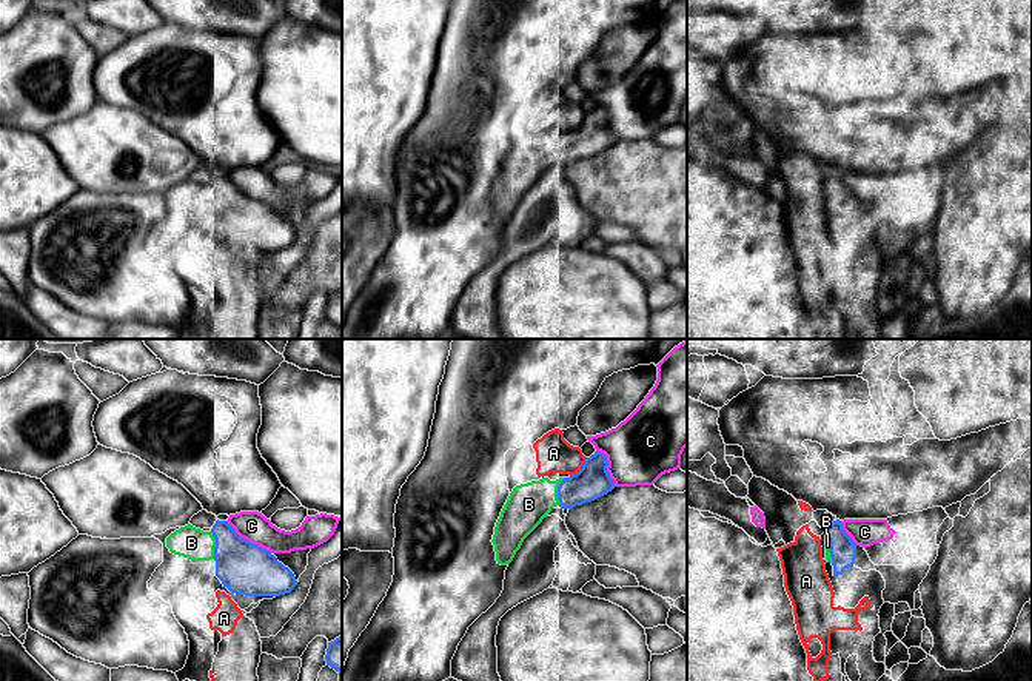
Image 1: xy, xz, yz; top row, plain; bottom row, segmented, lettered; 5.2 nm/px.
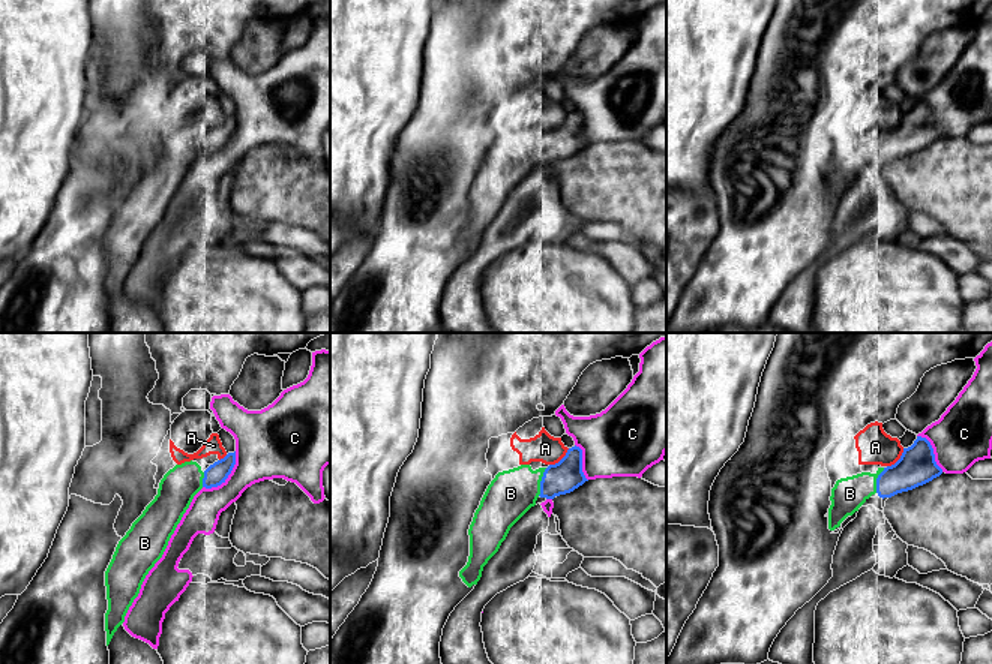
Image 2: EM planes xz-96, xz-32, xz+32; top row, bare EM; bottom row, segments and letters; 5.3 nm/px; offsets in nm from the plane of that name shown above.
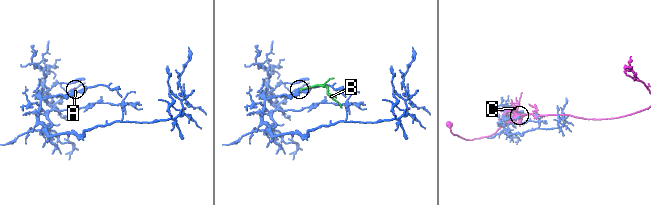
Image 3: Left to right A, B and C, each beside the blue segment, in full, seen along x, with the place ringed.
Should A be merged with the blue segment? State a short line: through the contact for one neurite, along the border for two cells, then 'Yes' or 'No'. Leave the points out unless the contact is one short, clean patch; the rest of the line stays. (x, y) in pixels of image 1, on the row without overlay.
Line: xz (587, 113), (570, 131). No

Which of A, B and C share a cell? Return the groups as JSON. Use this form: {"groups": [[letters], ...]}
{"groups": [["A"], ["B"], ["C"]]}

